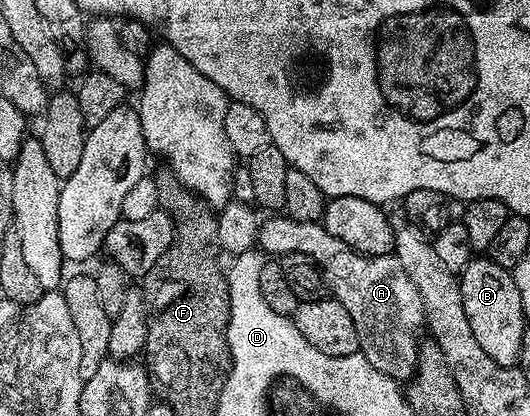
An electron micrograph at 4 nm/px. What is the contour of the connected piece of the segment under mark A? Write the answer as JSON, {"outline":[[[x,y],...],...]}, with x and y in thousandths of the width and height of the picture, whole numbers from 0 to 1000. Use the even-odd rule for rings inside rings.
{"outline":[[[509,522],[492,538],[485,591],[492,596],[504,615],[530,618],[543,608],[574,608],[589,618],[608,639],[615,656],[615,688],[621,707],[657,743],[657,762],[672,781],[675,803],[675,829],[679,851],[694,868],[702,868],[708,887],[717,887],[732,906],[753,916],[766,916],[779,904],[789,880],[789,846],[792,841],[792,813],[789,803],[798,803],[804,781],[804,755],[800,752],[800,724],[792,714],[792,695],[777,685],[777,666],[770,666],[766,642],[755,637],[755,627],[745,613],[683,613],[677,603],[664,601],[649,579],[626,570],[619,550],[609,546],[606,534],[558,531],[545,522]]]}

